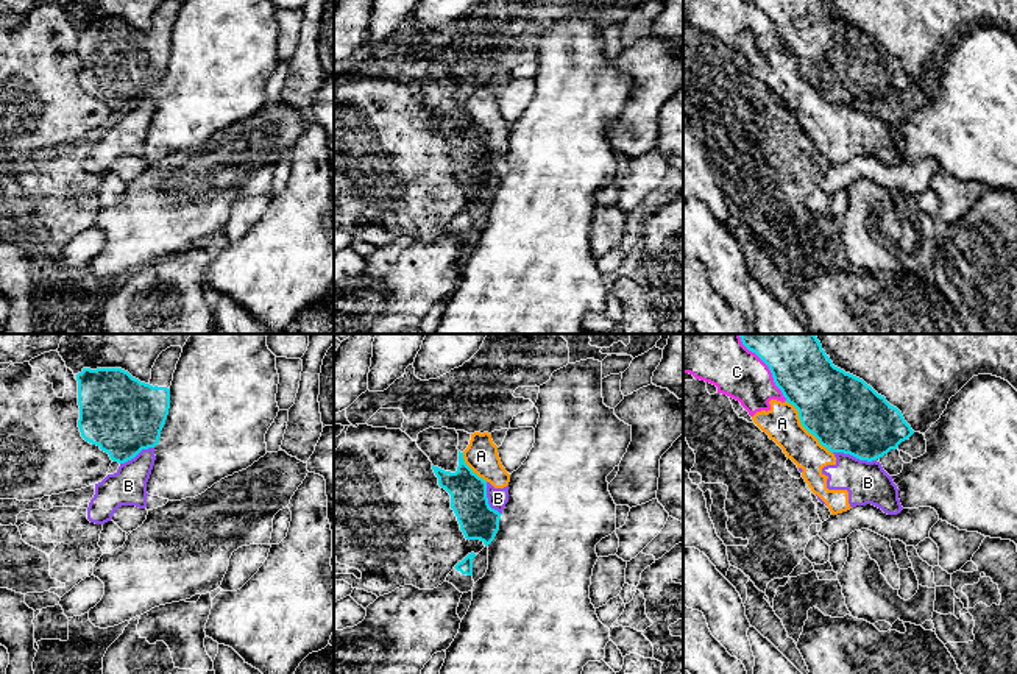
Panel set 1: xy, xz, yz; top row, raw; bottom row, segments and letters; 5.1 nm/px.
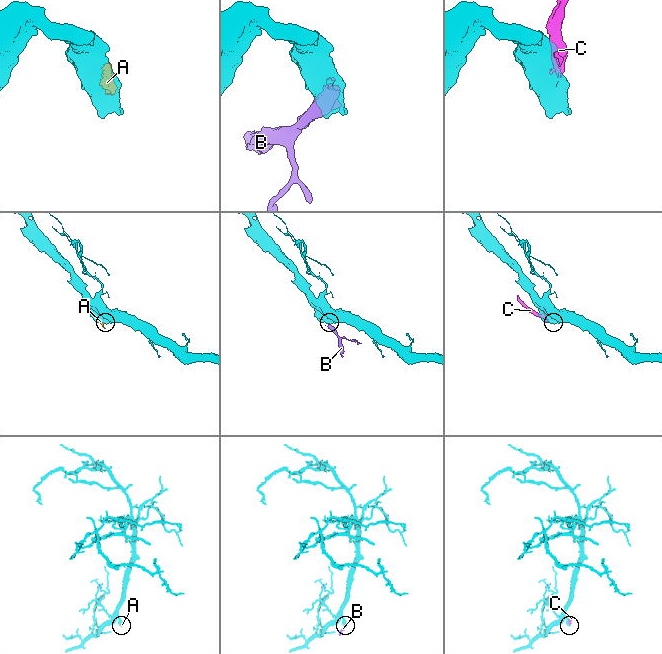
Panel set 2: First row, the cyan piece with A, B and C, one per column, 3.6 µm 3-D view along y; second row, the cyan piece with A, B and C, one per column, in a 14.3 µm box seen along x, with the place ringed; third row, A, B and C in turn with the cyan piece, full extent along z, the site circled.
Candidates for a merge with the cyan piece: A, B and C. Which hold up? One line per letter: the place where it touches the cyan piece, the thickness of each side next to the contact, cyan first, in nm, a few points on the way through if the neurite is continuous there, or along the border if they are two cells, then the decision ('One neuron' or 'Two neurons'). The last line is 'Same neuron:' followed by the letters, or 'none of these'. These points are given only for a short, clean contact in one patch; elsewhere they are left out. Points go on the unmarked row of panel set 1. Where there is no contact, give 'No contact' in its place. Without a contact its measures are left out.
A: Touches cyan at yz (804, 77). Thickness 380 nm (cyan) against 190 nm. Two neurons
B: Touches cyan at yz (855, 106). Thickness 380 nm (cyan) against 220 nm. Boundary: yz (833, 102), (875, 111). Two neurons
C: Touches cyan at yz (771, 22). Thickness 300 nm (cyan) against 260 nm. Two neurons
Same neuron: none of these

